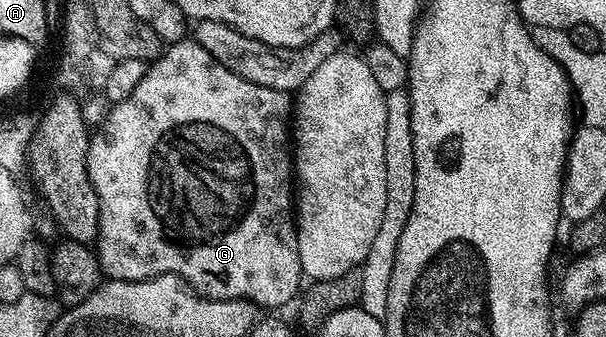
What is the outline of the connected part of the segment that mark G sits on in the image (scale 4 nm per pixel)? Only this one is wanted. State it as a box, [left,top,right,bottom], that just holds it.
[87,40,303,307]

